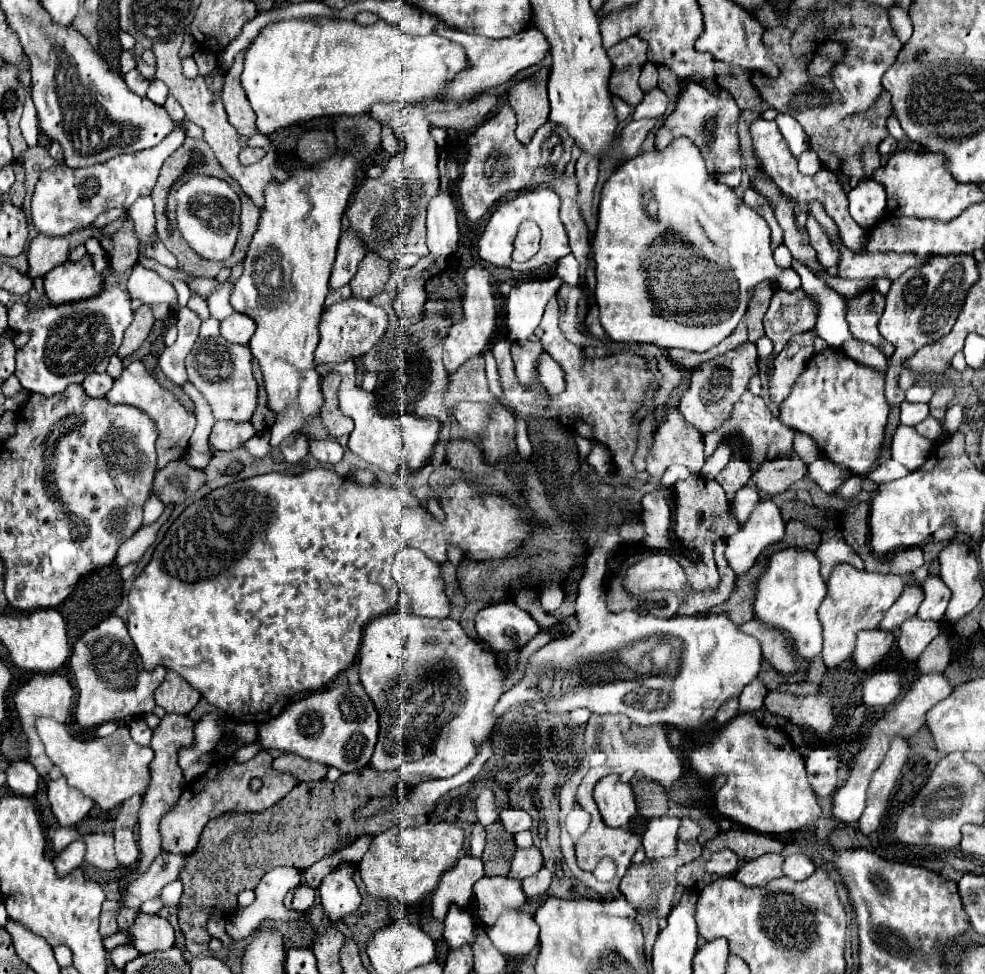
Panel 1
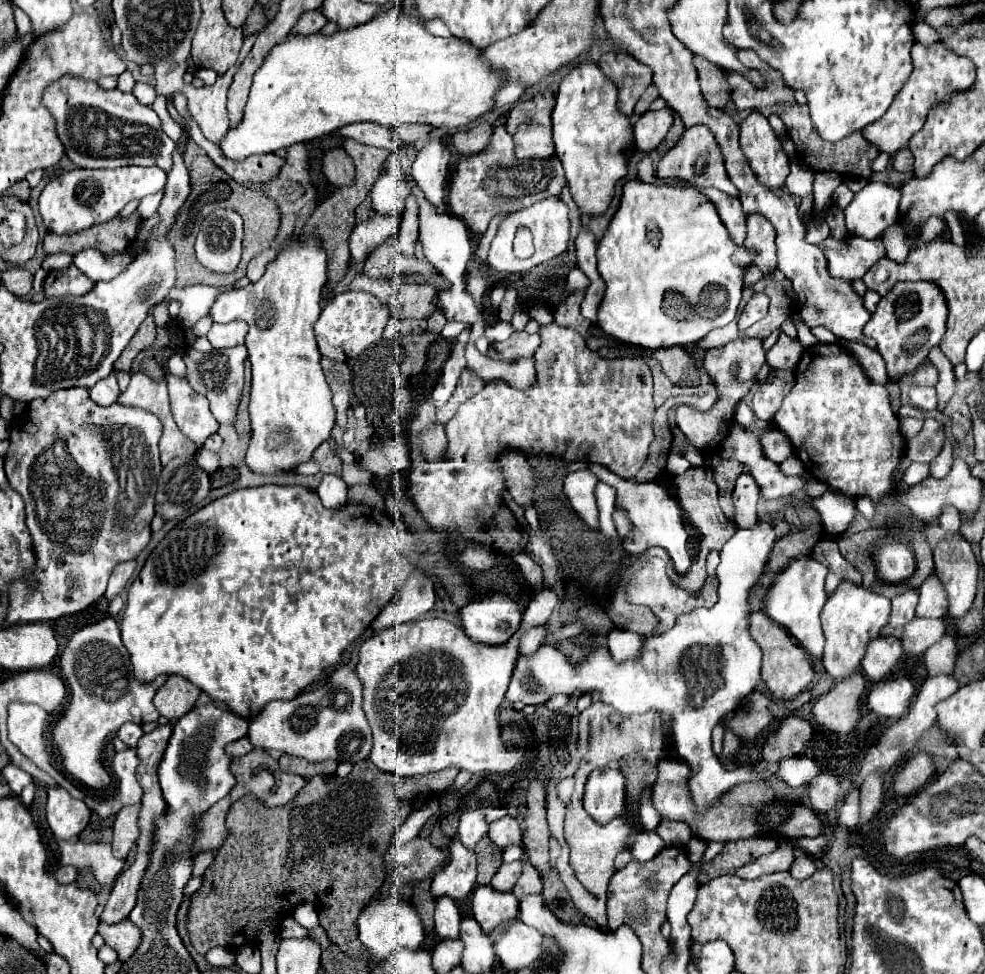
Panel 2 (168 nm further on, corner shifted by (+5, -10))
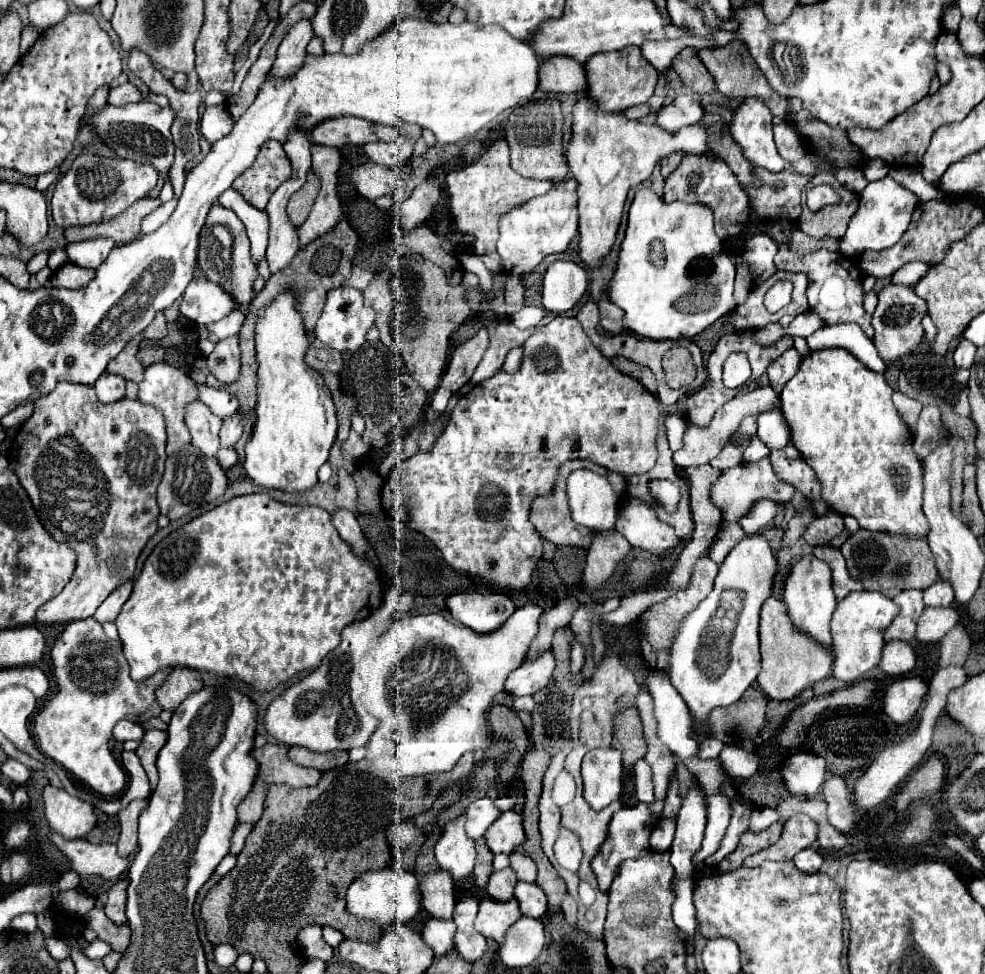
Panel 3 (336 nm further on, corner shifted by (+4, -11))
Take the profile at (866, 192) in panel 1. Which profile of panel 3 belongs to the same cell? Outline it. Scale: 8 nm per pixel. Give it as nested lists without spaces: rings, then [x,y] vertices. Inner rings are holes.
[[[890,175],[868,183],[866,189],[860,193],[858,213],[850,221],[846,235],[840,239],[840,253],[848,259],[856,259],[864,251],[872,251],[872,249],[878,251],[892,247],[904,235],[916,205],[918,205],[918,197],[912,191],[908,191],[904,185],[894,181]]]

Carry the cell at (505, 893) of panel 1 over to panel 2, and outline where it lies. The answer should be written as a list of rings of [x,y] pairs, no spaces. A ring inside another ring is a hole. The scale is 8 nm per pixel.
[[[477,886],[471,898],[473,918],[489,934],[495,926],[517,918],[519,900],[513,898],[513,892],[497,892],[491,886]]]

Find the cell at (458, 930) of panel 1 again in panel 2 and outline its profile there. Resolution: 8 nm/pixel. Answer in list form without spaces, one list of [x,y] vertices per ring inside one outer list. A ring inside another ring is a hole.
[[[439,898],[435,908],[435,932],[445,940],[457,940],[459,924],[461,914],[457,910],[457,904],[451,898]]]

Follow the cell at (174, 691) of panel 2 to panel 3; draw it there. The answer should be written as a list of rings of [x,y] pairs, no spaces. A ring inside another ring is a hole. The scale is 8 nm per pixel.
[[[176,667],[168,679],[164,681],[164,685],[156,691],[158,703],[168,709],[174,711],[190,693],[202,689],[202,677],[196,669],[188,669],[188,667]]]

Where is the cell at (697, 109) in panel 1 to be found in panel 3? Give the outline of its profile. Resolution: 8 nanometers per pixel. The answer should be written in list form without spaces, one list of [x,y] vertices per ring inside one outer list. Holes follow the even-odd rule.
[[[686,155],[680,167],[666,179],[664,185],[664,201],[684,201],[684,203],[700,203],[712,209],[714,213],[714,227],[716,235],[722,241],[738,237],[742,229],[748,225],[750,205],[748,195],[742,191],[736,175],[730,171],[726,161],[718,159],[718,163],[710,163],[710,159],[698,159],[694,155]]]

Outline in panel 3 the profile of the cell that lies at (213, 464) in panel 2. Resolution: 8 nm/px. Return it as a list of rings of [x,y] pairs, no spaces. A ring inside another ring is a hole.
[[[230,447],[230,449],[220,449],[216,457],[218,457],[218,461],[220,461],[220,465],[222,465],[224,469],[230,469],[230,467],[238,461],[238,451],[232,449],[232,447]]]

